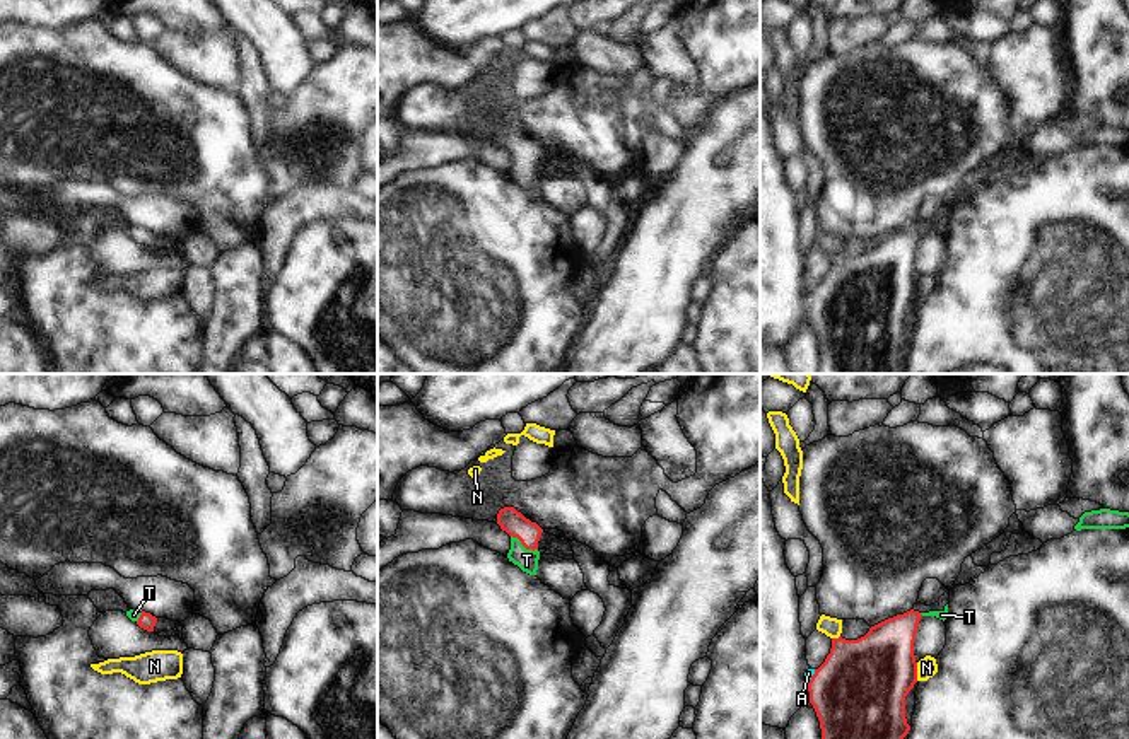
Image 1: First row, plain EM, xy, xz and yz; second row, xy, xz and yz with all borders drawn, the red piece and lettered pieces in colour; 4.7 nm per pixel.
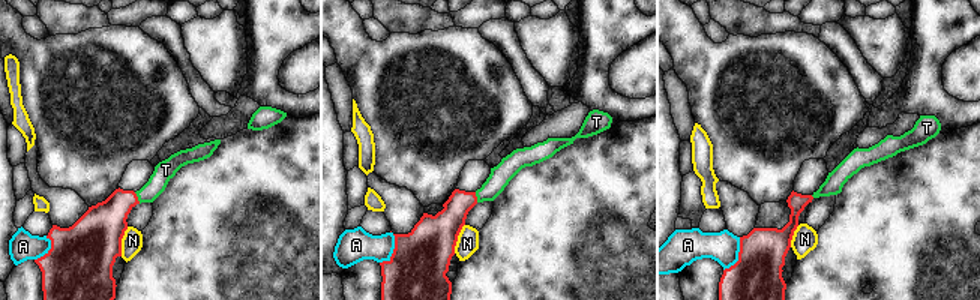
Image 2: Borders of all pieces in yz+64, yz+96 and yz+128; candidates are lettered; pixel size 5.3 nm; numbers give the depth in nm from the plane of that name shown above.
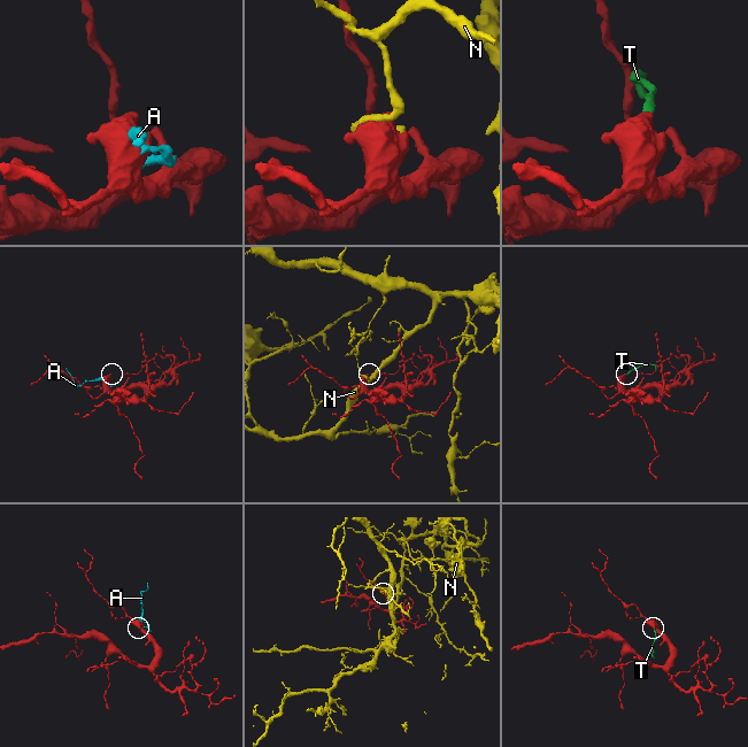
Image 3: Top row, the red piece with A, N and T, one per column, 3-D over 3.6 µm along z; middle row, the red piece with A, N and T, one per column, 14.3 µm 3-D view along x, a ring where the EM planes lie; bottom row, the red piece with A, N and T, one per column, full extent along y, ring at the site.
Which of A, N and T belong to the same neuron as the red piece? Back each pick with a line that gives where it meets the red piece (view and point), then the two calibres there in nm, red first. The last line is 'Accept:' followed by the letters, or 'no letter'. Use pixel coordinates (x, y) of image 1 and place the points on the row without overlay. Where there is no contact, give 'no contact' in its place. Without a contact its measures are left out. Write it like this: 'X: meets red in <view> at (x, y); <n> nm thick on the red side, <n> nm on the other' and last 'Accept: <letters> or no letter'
T: meets red in xz at (525, 164); 120 nm thick on the red side, 100 nm on the other
Accept: T

